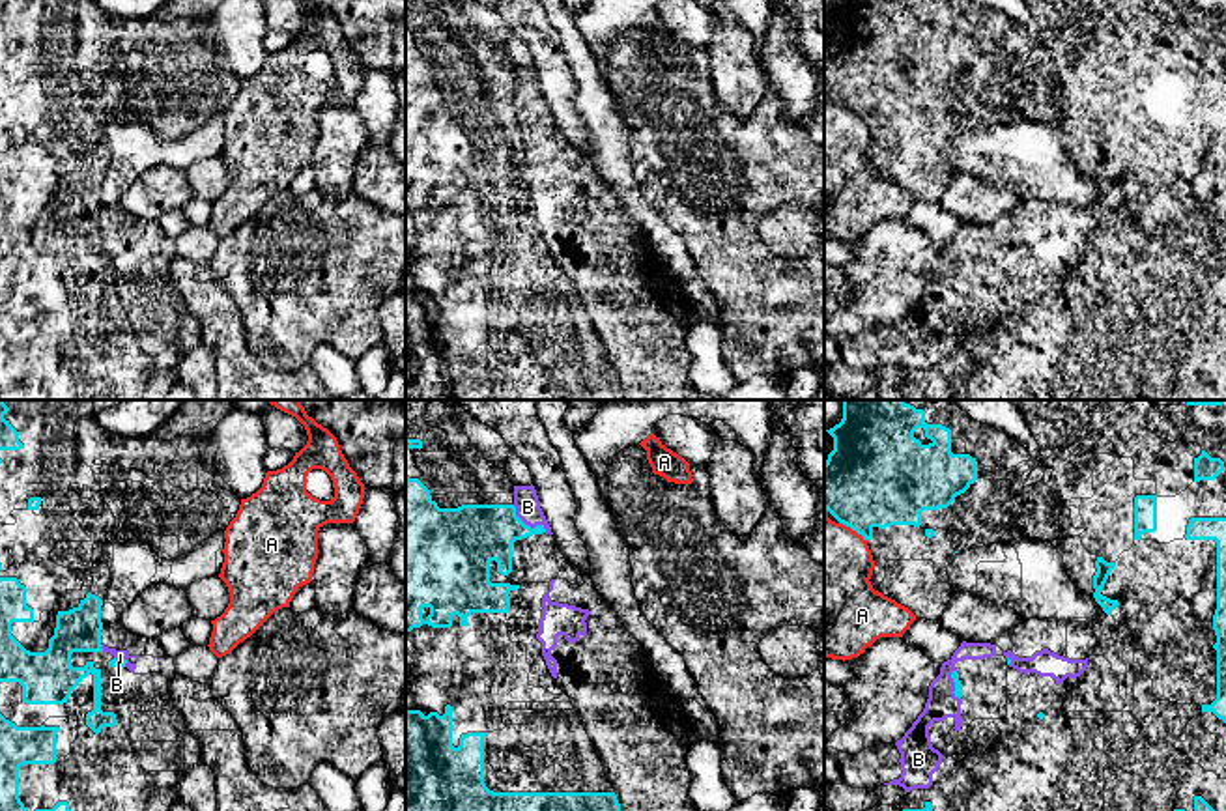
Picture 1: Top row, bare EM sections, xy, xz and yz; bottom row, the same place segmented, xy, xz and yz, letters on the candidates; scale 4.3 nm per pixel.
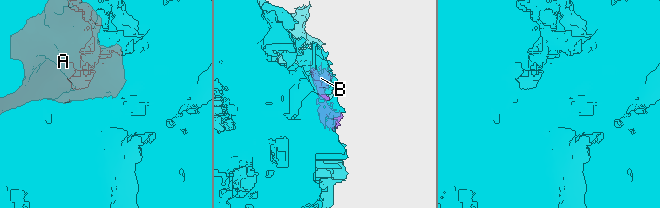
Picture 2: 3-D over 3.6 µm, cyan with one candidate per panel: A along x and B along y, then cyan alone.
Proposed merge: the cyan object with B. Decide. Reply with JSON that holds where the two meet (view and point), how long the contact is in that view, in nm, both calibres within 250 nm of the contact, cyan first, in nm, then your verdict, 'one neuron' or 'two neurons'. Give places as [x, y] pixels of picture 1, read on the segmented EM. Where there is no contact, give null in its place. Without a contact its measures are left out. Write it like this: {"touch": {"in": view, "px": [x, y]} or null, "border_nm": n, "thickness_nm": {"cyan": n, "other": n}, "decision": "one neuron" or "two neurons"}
{"touch": {"in": "xz", "px": [527, 526]}, "border_nm": 190, "thickness_nm": {"cyan": 280, "other": 110}, "decision": "two neurons"}

